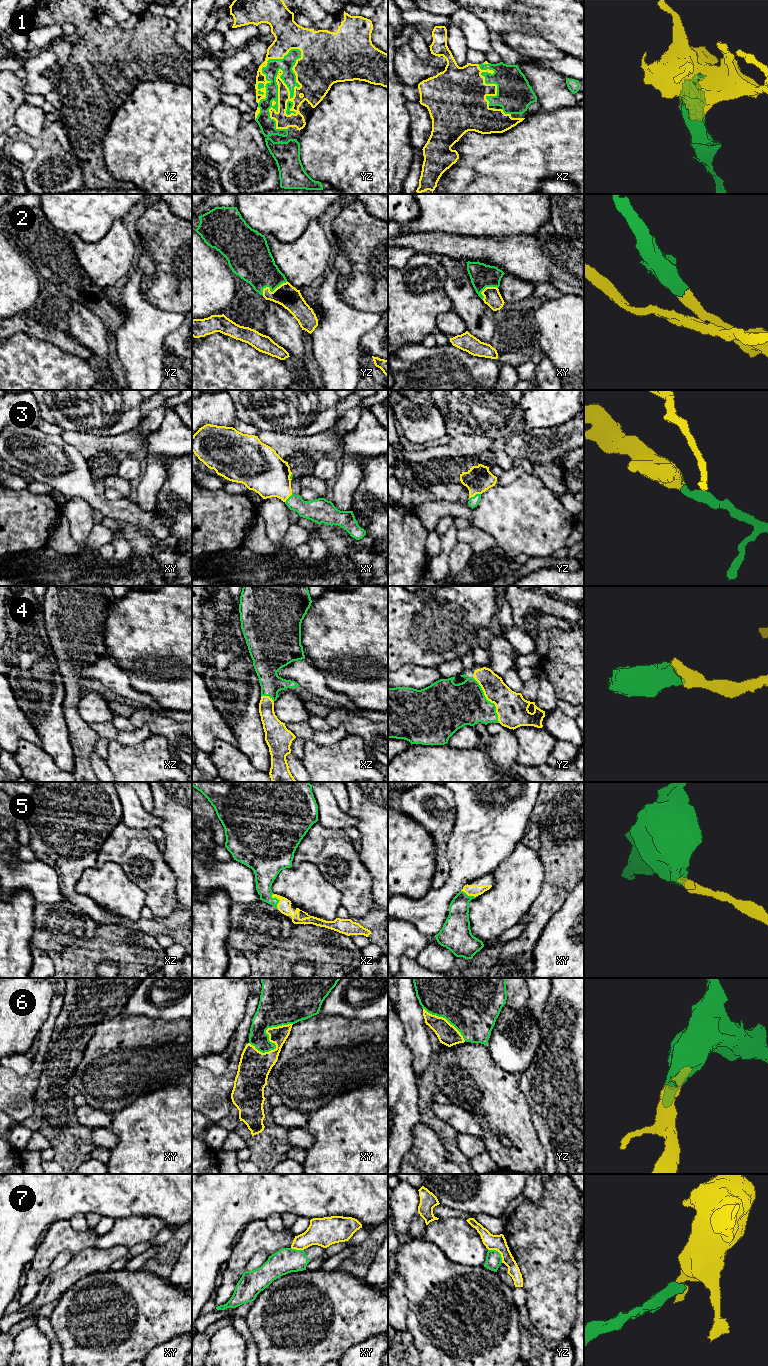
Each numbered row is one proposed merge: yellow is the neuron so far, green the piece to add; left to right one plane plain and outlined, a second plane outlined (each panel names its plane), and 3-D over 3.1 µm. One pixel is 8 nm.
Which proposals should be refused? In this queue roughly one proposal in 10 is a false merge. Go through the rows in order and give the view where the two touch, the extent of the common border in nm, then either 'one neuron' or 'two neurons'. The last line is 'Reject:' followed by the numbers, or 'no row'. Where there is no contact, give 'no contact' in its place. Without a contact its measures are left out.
1: contact in yz; length 700 nm; one neuron
2: contact in yz; length 240 nm; one neuron
3: contact in yz; length 100 nm; one neuron
4: contact in yz; length 420 nm; one neuron
5: contact in xz; length 140 nm; one neuron
6: contact in xy; length 380 nm; one neuron
7: contact in yz; length 160 nm; two neurons
Reject: 7

